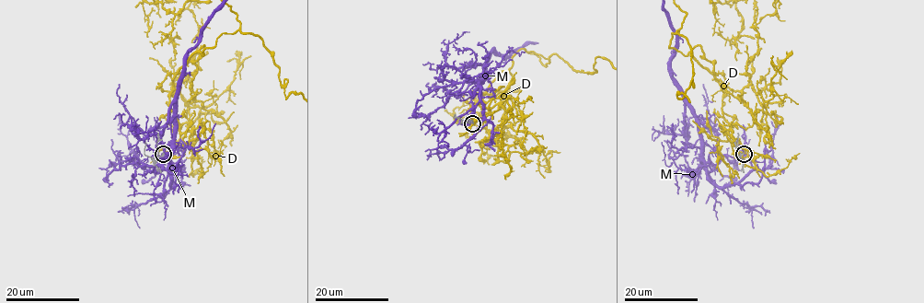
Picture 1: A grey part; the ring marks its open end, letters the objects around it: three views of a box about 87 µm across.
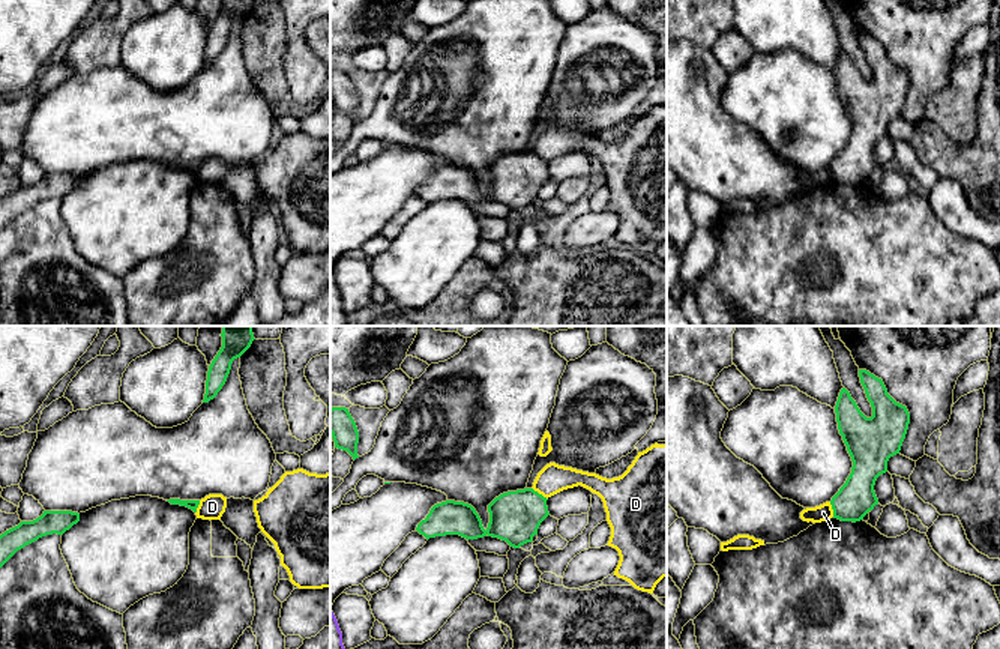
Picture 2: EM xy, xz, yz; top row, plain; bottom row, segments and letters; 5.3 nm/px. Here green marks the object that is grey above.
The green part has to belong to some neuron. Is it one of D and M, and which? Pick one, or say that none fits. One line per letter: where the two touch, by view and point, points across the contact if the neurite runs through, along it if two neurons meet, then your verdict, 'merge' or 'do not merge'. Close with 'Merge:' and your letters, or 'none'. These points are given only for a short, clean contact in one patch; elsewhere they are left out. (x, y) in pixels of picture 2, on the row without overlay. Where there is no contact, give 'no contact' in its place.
D: contact xz (538, 156); border xz (532, 150), (547, 163); do not merge
M: no contact; do not merge
Merge: none

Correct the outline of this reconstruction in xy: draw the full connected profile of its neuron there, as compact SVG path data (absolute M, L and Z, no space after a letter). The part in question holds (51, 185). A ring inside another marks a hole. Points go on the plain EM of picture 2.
M44 174L33 185L21 185L0 198L0 231L26 209L47 198L63 198L78 185L80 177L72 174Z

